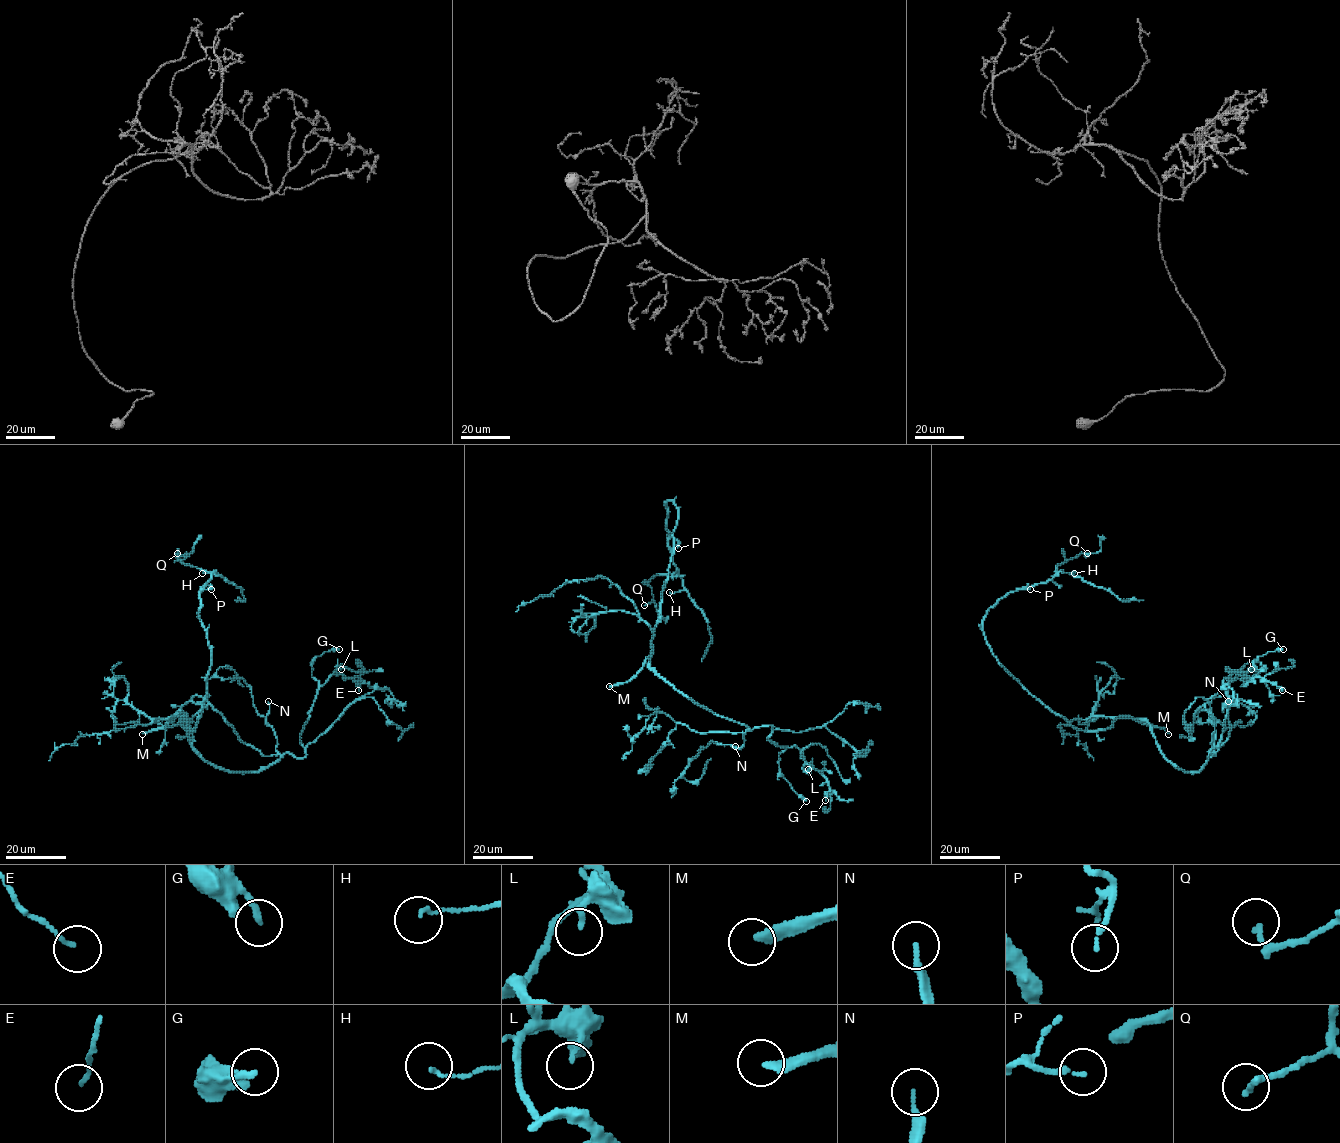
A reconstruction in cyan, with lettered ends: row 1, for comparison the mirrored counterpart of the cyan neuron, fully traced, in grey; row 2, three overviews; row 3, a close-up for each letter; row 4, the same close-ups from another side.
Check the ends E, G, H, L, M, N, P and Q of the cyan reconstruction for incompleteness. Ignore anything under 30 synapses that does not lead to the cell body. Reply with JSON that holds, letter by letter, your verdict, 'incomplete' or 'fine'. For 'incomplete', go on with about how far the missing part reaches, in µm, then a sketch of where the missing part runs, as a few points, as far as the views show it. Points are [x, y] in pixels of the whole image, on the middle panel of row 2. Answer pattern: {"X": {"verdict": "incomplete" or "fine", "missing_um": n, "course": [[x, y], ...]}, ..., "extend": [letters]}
{"E": {"verdict": "fine"}, "G": {"verdict": "fine"}, "H": {"verdict": "fine"}, "L": {"verdict": "fine"}, "M": {"verdict": "incomplete", "missing_um": 200, "course": [[609, 686], [530, 717], [523, 754], [548, 787], [562, 790], [588, 765], [615, 685], [601, 662], [542, 636]]}, "N": {"verdict": "incomplete", "missing_um": 60, "course": [[735, 746], [729, 749], [756, 757], [765, 774], [767, 804], [764, 817], [754, 831]]}, "P": {"verdict": "fine"}, "Q": {"verdict": "fine"}, "extend": ["M", "N"]}

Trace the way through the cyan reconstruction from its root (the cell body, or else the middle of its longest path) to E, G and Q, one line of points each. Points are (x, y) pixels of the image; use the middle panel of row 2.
E: (653, 633), (658, 675), (719, 715), (772, 725), (769, 740), (795, 746), (825, 777), (825, 800)
G: (653, 633), (658, 675), (719, 715), (772, 726), (767, 739), (786, 748), (779, 773), (806, 801)
Q: (653, 633), (673, 552), (672, 500), (666, 528), (678, 572), (655, 575), (644, 605)

